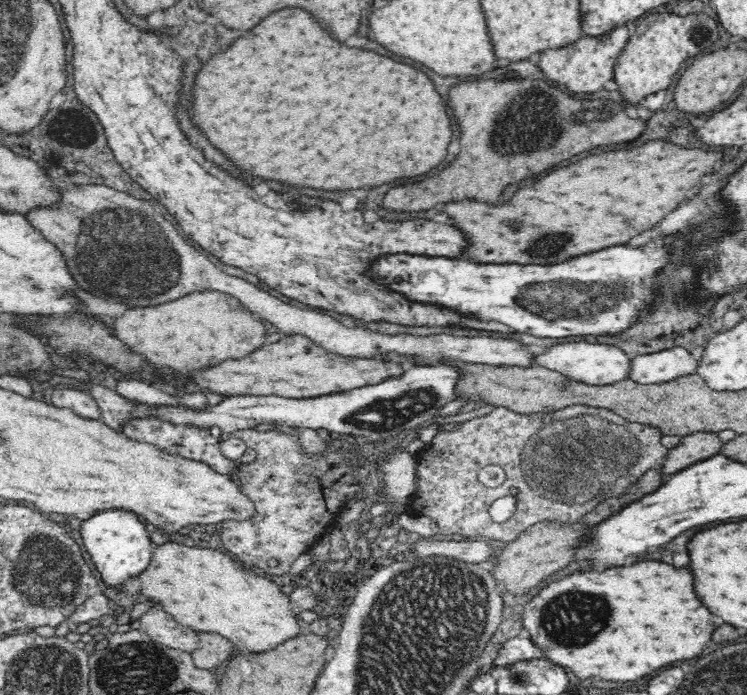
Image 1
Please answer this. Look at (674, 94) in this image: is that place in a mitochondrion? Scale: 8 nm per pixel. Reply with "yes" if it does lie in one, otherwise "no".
no

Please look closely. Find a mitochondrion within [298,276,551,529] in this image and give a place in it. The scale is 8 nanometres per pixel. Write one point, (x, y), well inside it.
(384, 413)

